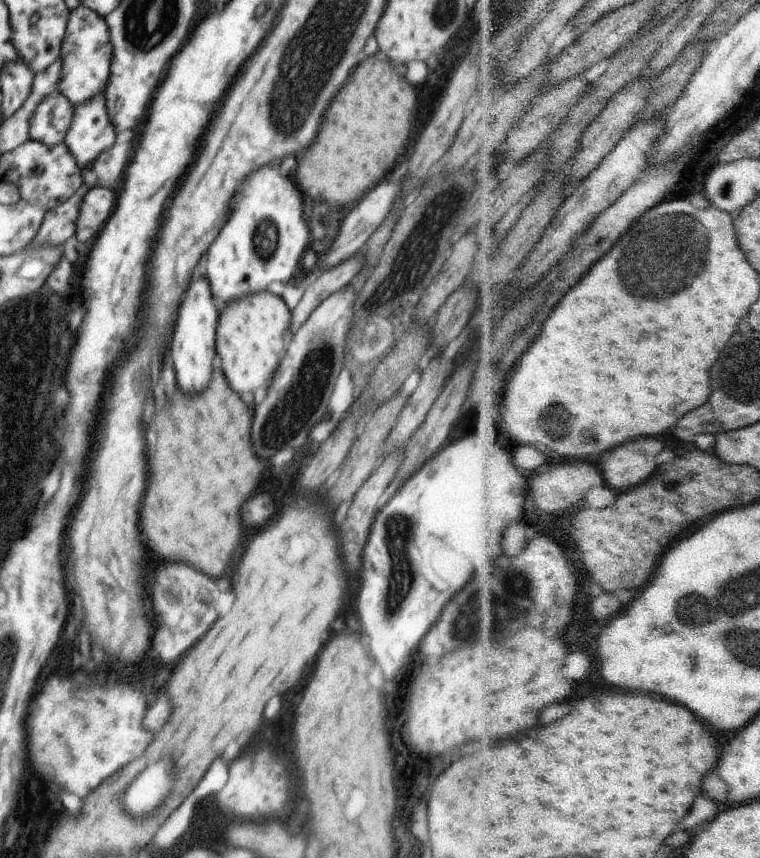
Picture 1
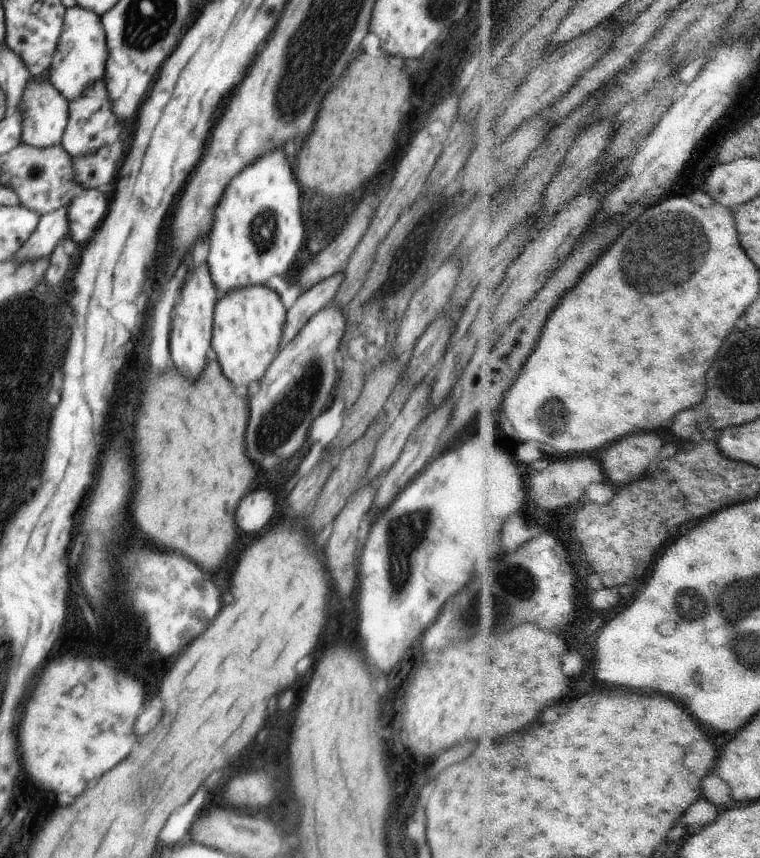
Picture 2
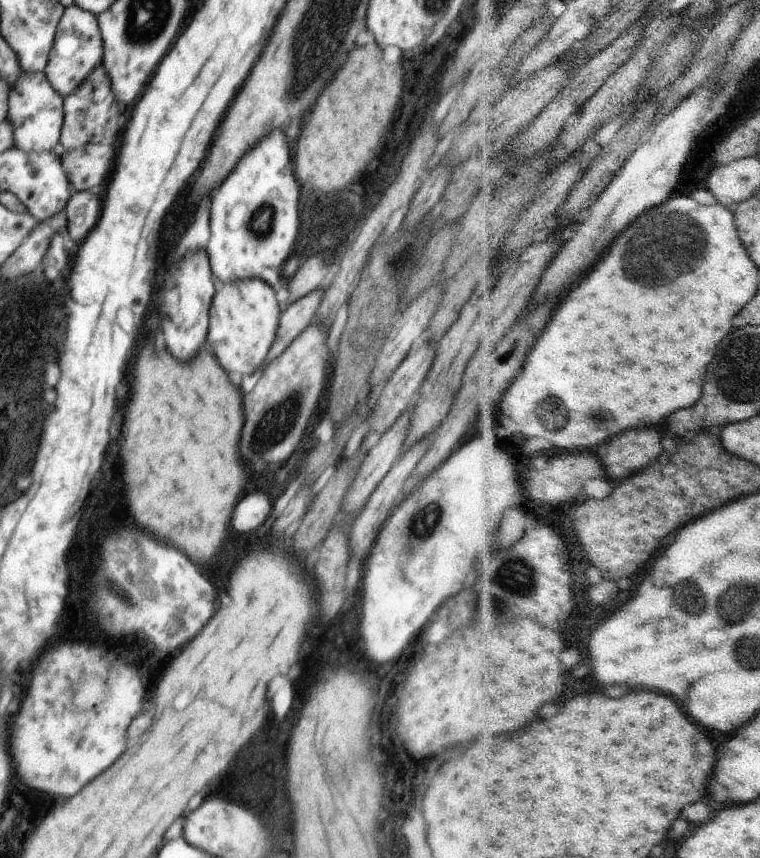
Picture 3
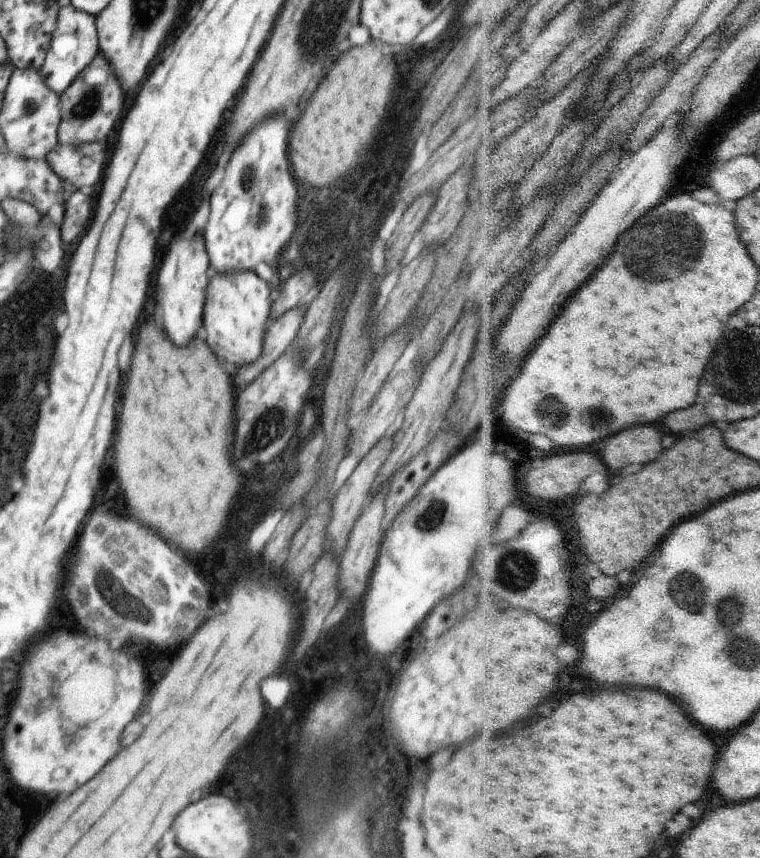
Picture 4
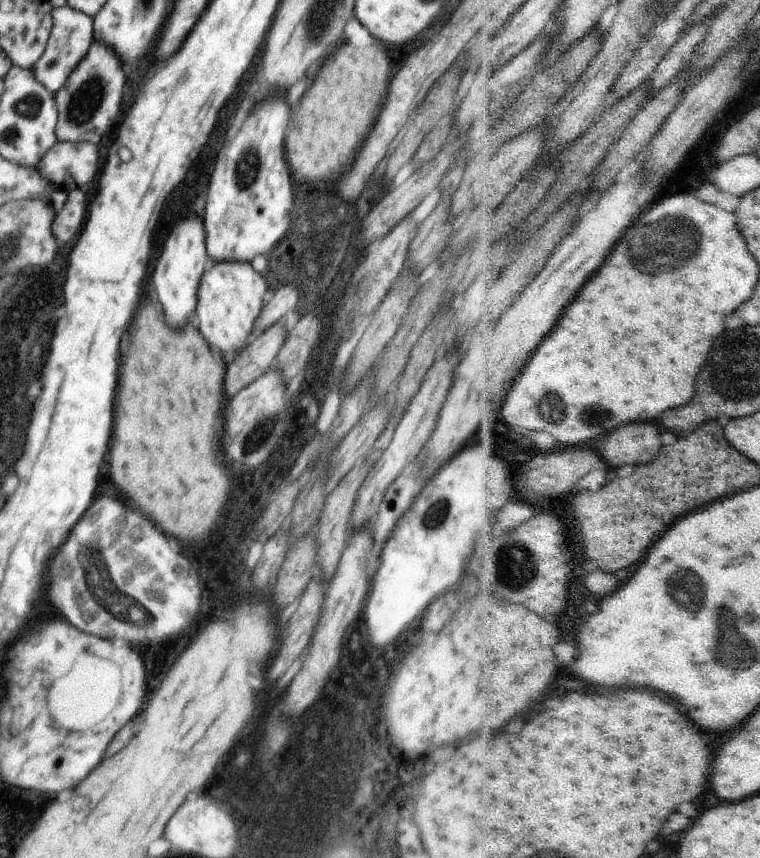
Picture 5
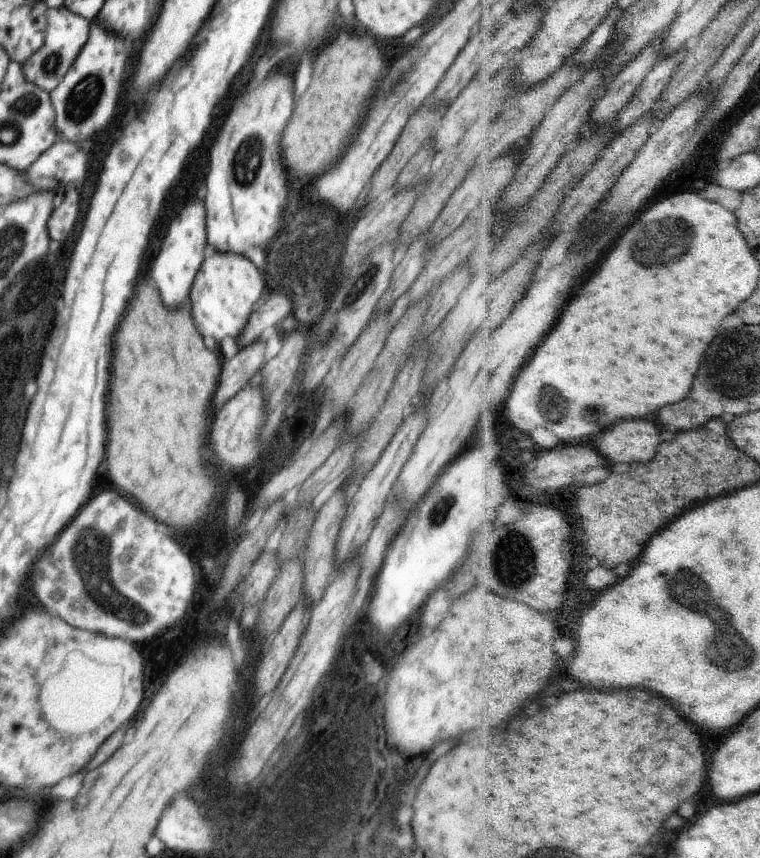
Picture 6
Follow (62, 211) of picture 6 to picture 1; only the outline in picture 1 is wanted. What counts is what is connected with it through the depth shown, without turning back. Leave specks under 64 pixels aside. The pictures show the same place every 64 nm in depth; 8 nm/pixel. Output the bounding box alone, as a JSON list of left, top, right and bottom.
[76,188,116,242]

